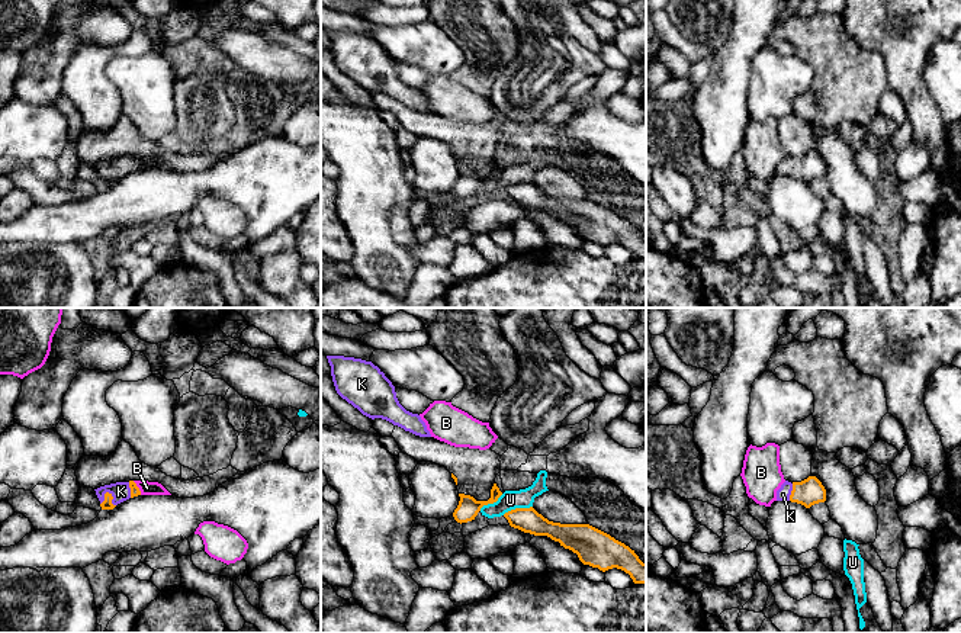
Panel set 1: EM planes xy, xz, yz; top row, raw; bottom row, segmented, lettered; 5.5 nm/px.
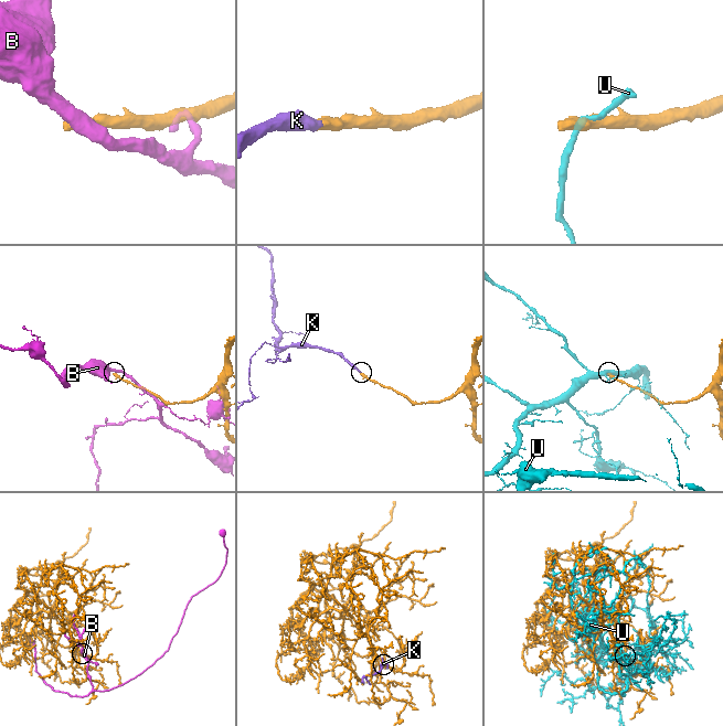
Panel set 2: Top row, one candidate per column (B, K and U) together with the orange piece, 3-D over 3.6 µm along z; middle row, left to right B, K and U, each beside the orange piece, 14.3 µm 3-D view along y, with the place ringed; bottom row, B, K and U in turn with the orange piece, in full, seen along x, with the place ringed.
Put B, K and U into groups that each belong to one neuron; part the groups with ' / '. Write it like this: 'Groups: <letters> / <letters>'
Groups: B / K / U

